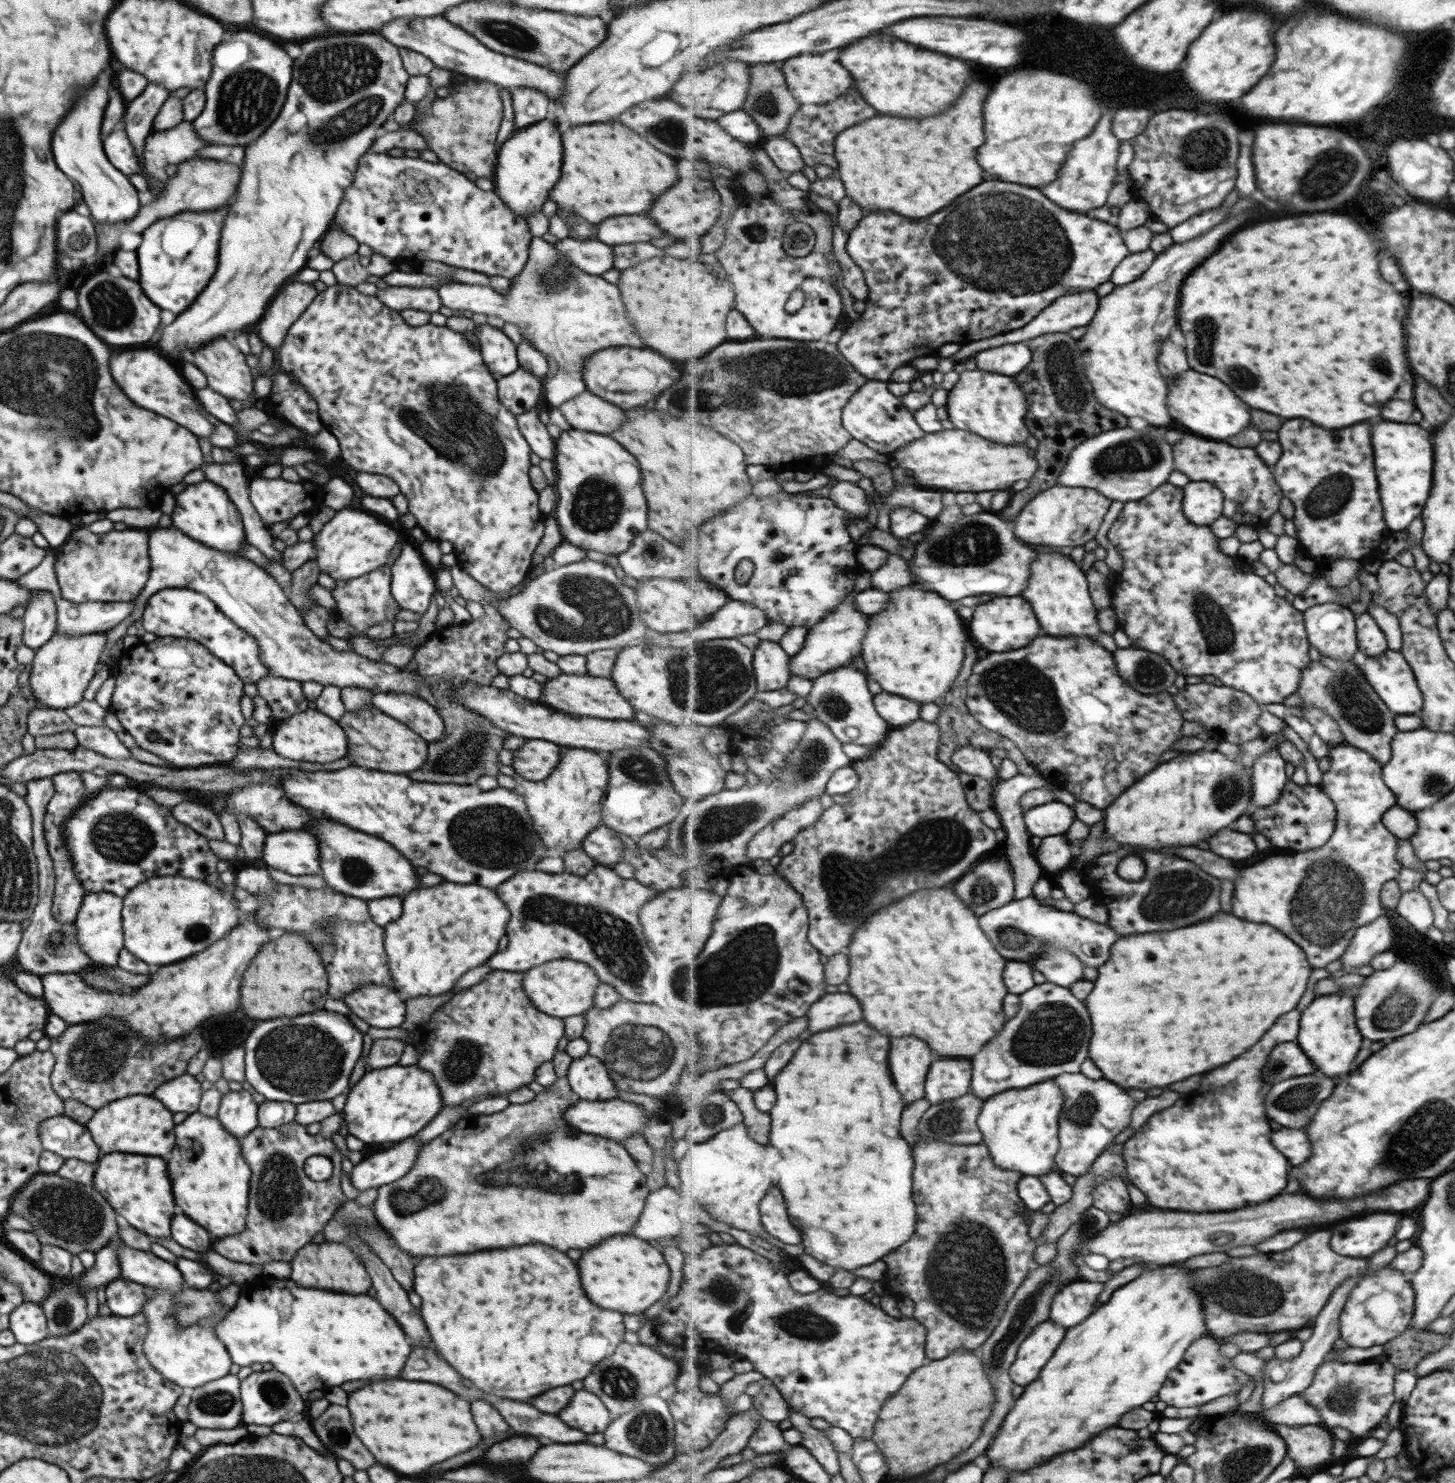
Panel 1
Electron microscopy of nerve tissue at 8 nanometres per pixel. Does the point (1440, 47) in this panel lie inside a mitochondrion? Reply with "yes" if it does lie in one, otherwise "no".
no

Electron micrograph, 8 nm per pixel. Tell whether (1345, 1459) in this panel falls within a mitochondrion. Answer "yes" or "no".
no

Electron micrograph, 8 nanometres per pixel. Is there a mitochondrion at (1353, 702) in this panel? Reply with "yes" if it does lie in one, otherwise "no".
yes

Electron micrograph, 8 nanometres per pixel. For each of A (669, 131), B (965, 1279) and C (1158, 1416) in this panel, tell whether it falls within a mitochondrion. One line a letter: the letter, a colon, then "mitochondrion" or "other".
A: mitochondrion
B: mitochondrion
C: other

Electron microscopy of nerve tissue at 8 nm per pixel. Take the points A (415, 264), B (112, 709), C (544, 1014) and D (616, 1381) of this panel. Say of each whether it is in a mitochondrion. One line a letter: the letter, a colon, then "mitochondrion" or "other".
A: other
B: other
C: other
D: mitochondrion

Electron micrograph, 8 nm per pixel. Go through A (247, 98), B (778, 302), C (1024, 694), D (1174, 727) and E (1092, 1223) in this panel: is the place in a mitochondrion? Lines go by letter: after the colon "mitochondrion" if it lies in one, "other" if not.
A: mitochondrion
B: other
C: mitochondrion
D: other
E: mitochondrion

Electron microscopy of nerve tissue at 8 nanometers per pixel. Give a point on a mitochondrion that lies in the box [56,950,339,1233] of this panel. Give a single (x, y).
(95, 1058)

